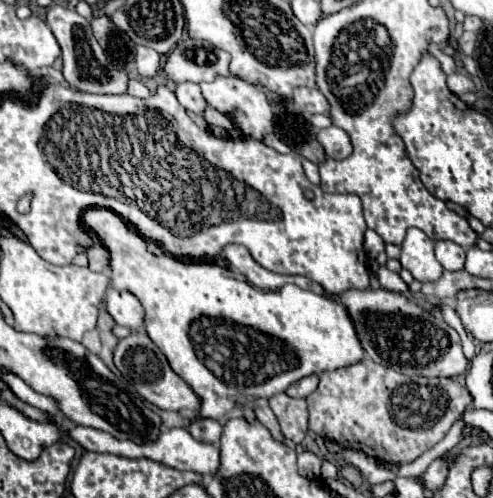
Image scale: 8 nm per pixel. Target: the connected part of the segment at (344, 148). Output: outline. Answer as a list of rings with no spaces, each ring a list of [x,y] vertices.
[[[328,126],[328,128],[318,130],[316,138],[322,144],[328,158],[342,160],[342,158],[348,158],[348,154],[352,154],[352,144],[350,144],[348,134],[340,130],[338,126]]]

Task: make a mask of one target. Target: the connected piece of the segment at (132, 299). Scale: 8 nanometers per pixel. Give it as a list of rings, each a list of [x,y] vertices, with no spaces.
[[[108,288],[104,300],[108,314],[118,326],[126,326],[130,330],[144,326],[144,308],[134,294]]]

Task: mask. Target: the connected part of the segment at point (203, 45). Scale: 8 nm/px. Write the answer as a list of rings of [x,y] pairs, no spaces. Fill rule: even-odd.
[[[184,40],[168,54],[168,62],[164,66],[166,74],[176,82],[204,82],[214,80],[218,76],[230,76],[228,70],[230,54],[214,48],[210,42],[202,40]]]

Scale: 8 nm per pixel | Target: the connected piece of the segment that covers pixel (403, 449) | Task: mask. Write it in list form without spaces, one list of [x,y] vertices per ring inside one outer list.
[[[368,356],[352,366],[324,372],[318,388],[306,398],[310,412],[310,430],[320,434],[324,440],[332,440],[344,448],[362,450],[378,462],[408,464],[414,462],[422,452],[438,444],[452,424],[460,418],[464,408],[472,404],[472,396],[452,378],[408,378],[392,368],[372,362]]]

